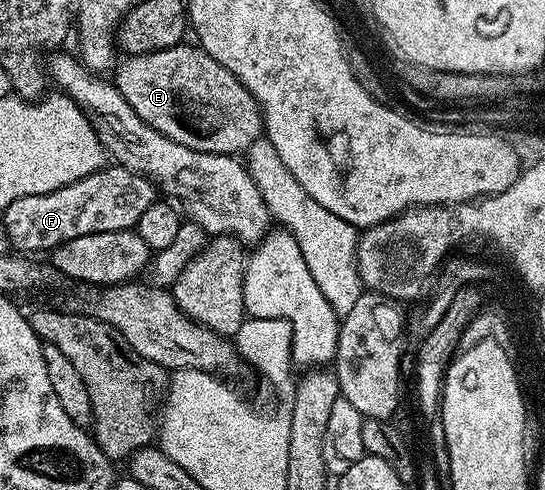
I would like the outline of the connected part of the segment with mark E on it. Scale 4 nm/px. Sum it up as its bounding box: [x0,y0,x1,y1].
[115,44,263,156]

